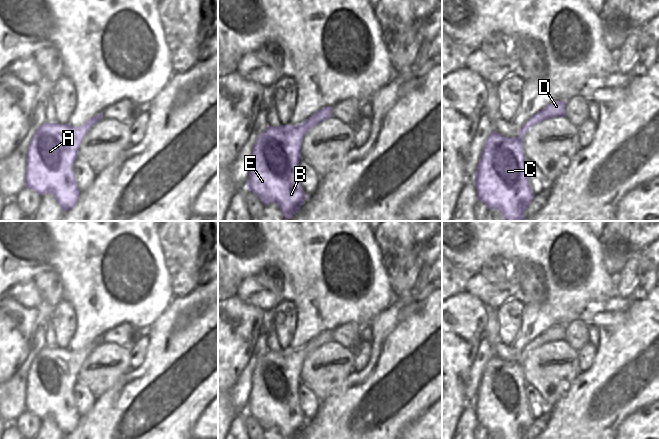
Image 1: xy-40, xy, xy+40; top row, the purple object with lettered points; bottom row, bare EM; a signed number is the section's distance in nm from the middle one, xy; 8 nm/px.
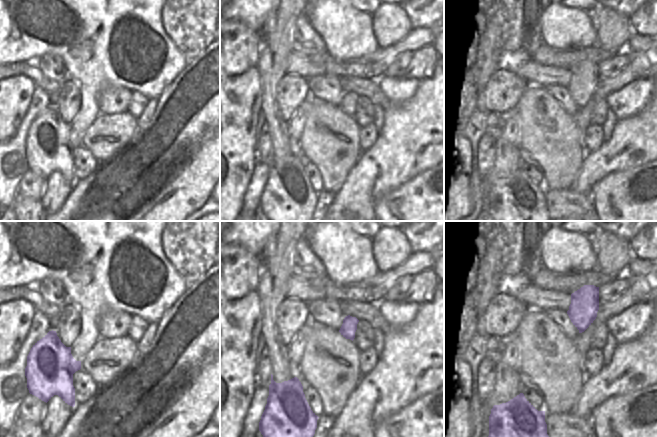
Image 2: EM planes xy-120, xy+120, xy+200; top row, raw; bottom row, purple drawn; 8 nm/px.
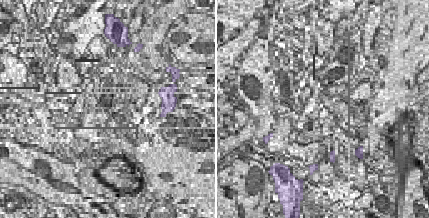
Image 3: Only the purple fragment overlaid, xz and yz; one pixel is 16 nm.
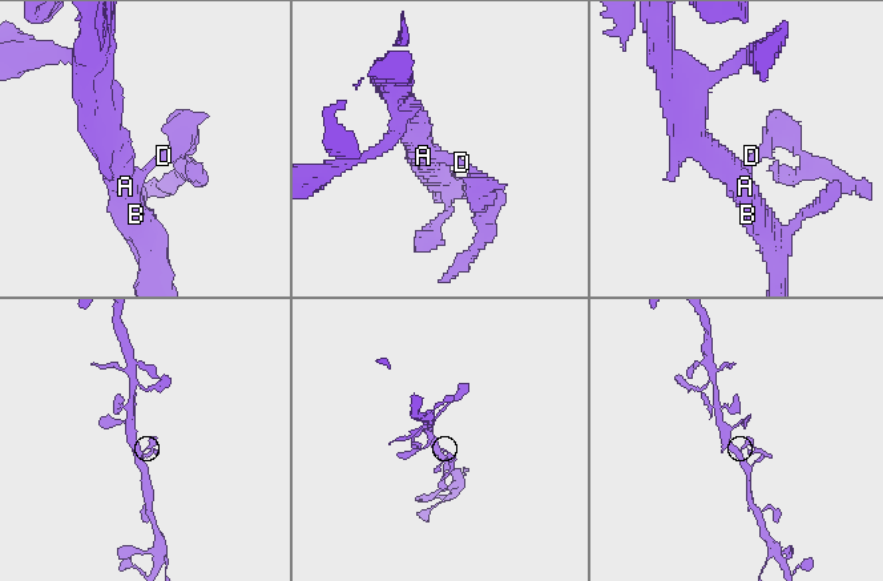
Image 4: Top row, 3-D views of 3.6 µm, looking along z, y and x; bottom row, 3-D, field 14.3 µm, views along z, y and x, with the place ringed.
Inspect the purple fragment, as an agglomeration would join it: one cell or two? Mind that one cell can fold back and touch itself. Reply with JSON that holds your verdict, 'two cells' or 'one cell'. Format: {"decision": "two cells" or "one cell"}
{"decision": "two cells"}

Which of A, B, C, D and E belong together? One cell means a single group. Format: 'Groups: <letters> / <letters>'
Groups: A B C E / D.

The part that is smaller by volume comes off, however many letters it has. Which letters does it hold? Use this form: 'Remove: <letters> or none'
Remove: D

